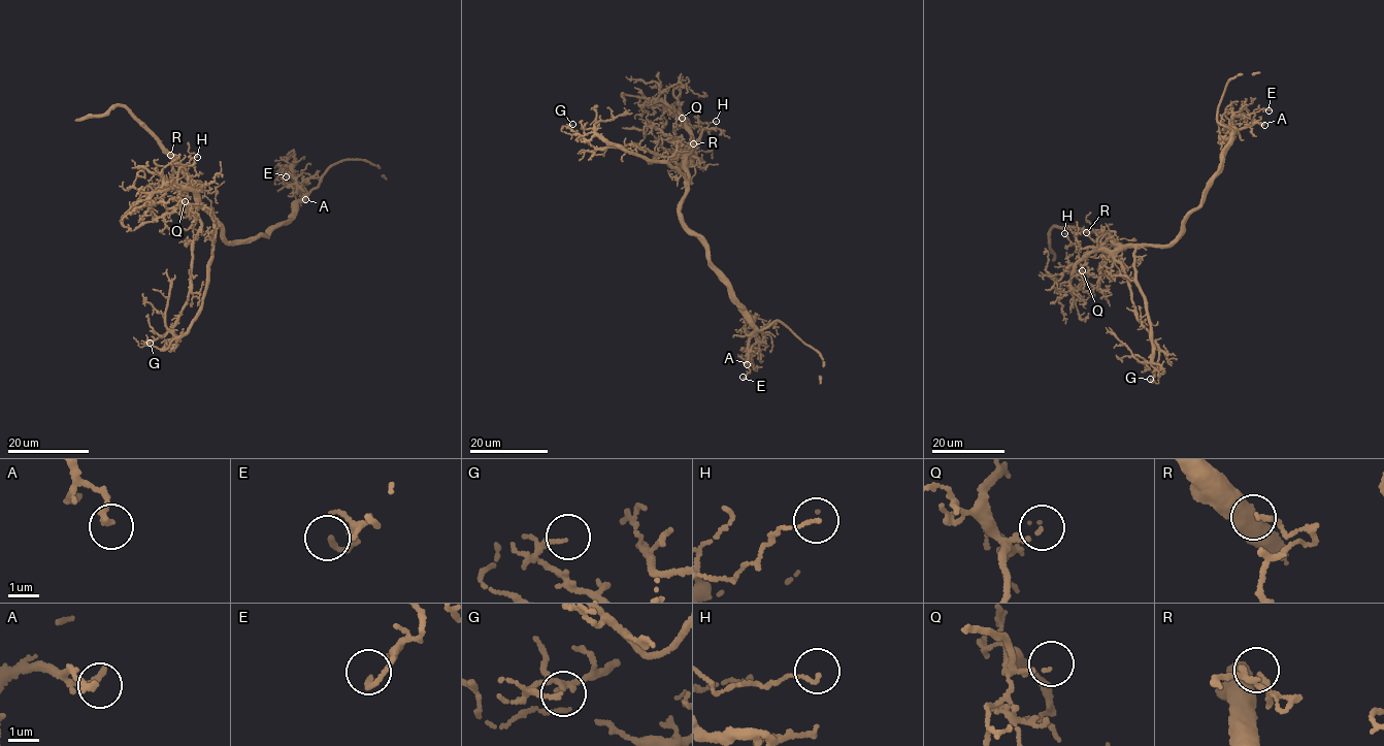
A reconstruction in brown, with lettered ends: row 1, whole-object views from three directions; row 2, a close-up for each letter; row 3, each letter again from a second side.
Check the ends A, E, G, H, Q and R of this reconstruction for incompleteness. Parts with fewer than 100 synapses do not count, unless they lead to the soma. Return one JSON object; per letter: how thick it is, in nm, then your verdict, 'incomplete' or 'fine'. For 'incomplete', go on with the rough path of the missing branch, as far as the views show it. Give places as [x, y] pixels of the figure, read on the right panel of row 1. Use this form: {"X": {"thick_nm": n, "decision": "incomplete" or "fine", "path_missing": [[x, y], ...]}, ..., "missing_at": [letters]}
{"A": {"thick_nm": 200, "decision": "fine"}, "E": {"thick_nm": 160, "decision": "fine"}, "G": {"thick_nm": 130, "decision": "fine"}, "H": {"thick_nm": 110, "decision": "fine"}, "Q": {"thick_nm": 110, "decision": "fine"}, "R": {"thick_nm": 140, "decision": "fine"}, "missing_at": []}

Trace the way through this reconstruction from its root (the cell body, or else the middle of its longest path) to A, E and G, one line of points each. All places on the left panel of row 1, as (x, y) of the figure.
A: (232, 242), (263, 236), (288, 220), (294, 201), (302, 195), (295, 186), (305, 199)
E: (232, 242), (263, 236), (289, 219), (302, 187), (293, 169), (281, 165), (291, 174), (286, 176)
G: (232, 242), (196, 207), (200, 225), (187, 301), (169, 330), (150, 343)

